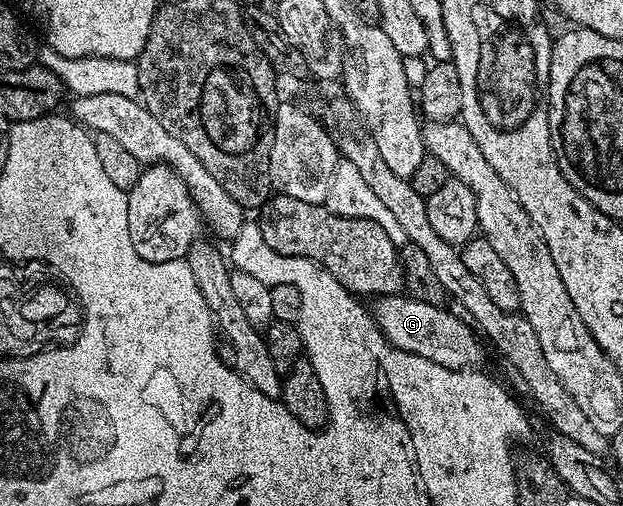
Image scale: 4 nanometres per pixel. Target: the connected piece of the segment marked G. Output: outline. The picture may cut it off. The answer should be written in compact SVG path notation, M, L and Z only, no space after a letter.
M408 294L379 296L373 304L373 318L393 348L428 358L428 362L436 362L436 366L448 366L452 370L474 370L481 365L478 363L482 360L483 341L479 333L461 315L453 316L449 307L420 302Z

